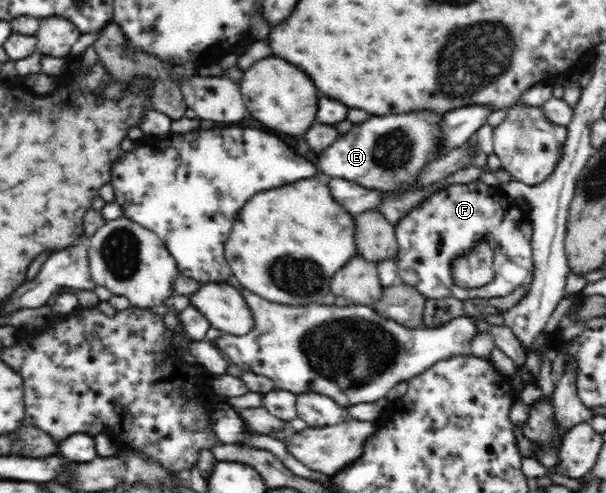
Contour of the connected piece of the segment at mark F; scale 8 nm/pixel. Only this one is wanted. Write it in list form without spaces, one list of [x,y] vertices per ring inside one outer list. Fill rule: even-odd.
[[[480,179],[450,185],[432,194],[424,205],[412,209],[395,227],[398,242],[395,261],[401,282],[415,287],[426,299],[491,299],[507,296],[533,280],[530,213],[523,211],[515,200],[510,201],[499,186],[487,185]],[[483,236],[494,248],[494,279],[481,288],[457,287],[451,277],[451,262],[457,254],[471,252]]]

